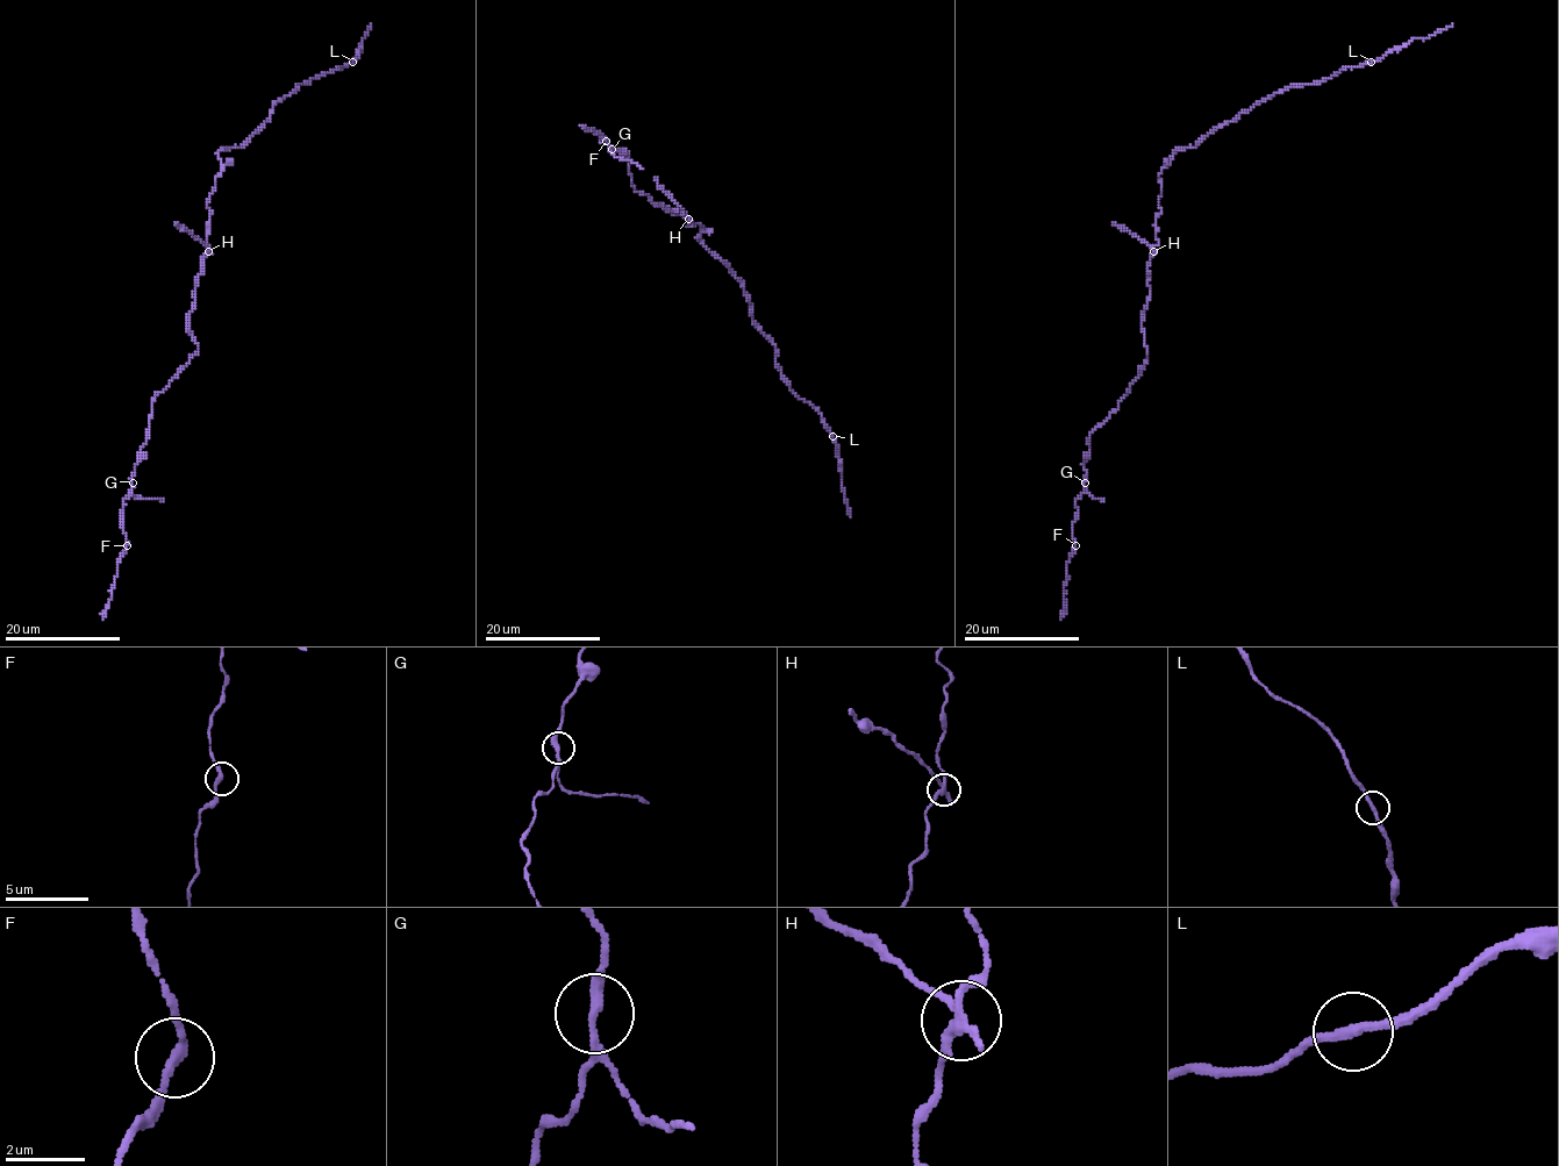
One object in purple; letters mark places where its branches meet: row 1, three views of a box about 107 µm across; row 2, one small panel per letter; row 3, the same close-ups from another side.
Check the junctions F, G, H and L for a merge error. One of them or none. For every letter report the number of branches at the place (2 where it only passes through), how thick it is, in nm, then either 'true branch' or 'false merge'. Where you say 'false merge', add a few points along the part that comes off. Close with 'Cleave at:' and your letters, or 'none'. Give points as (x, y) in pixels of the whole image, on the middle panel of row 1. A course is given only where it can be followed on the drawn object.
F: 2 | 240 nm | true branch
G: 3 | 200 nm | true branch
H: 3 | 200 nm | false merge | (688, 219), (655, 178)
L: 2 | 240 nm | true branch
Cleave at: H

